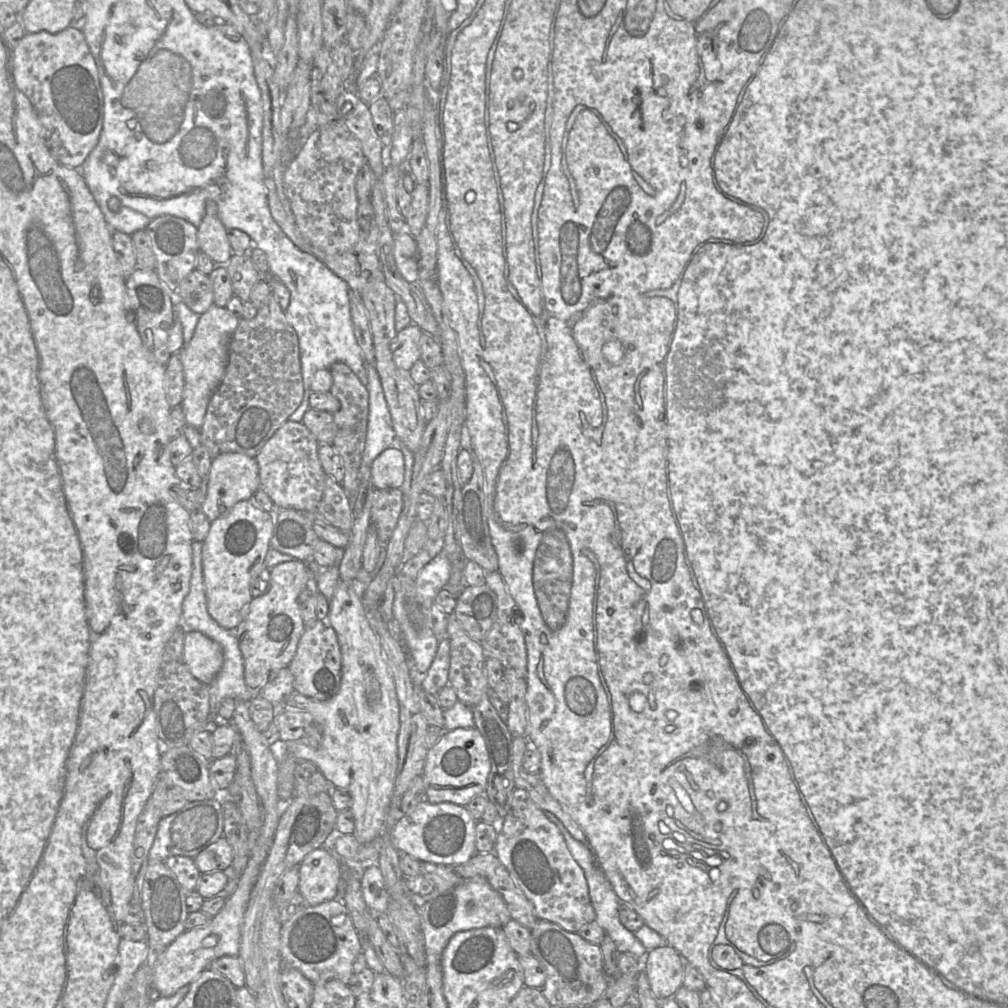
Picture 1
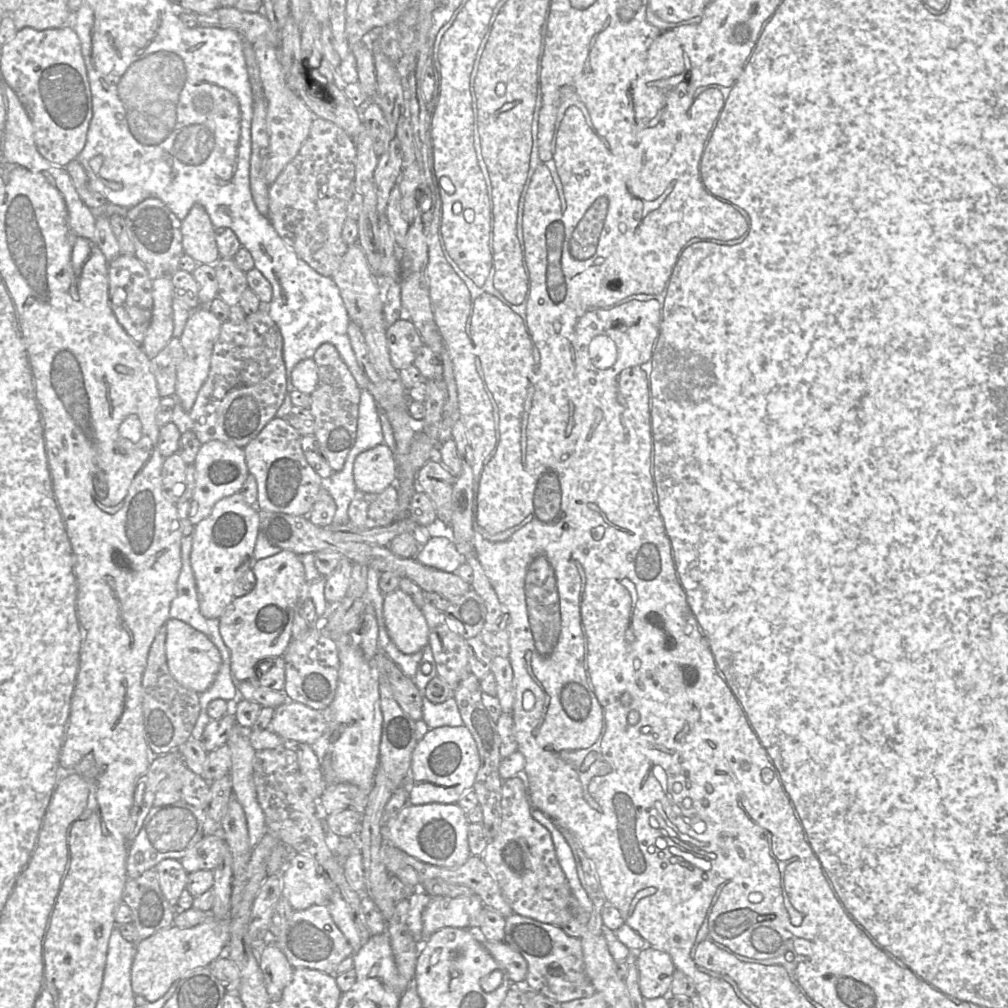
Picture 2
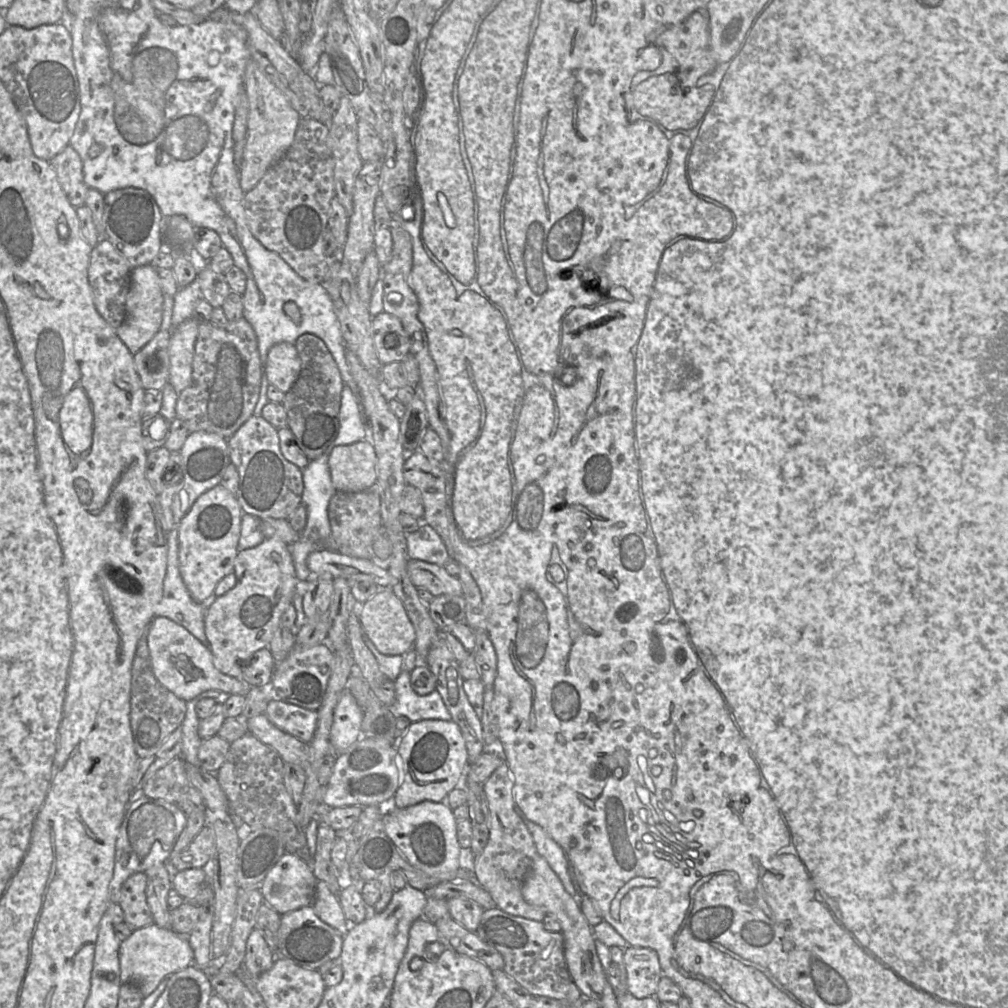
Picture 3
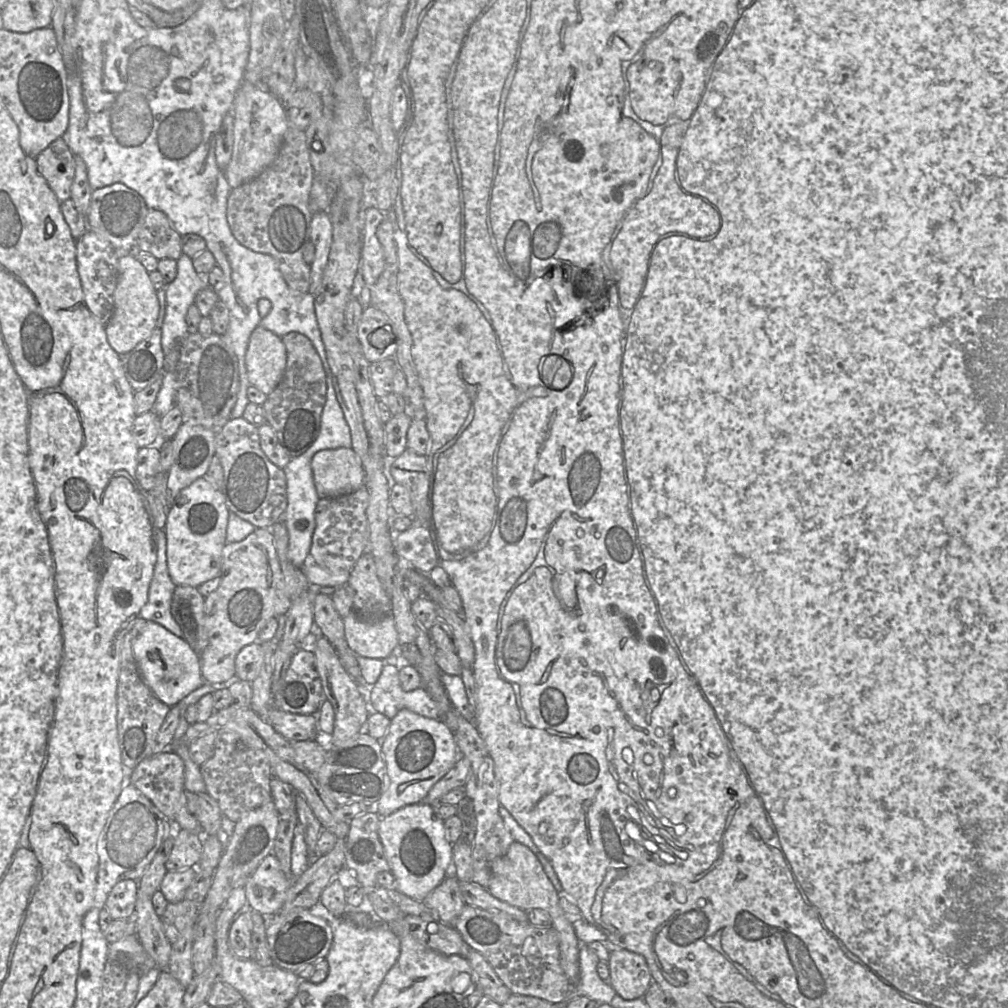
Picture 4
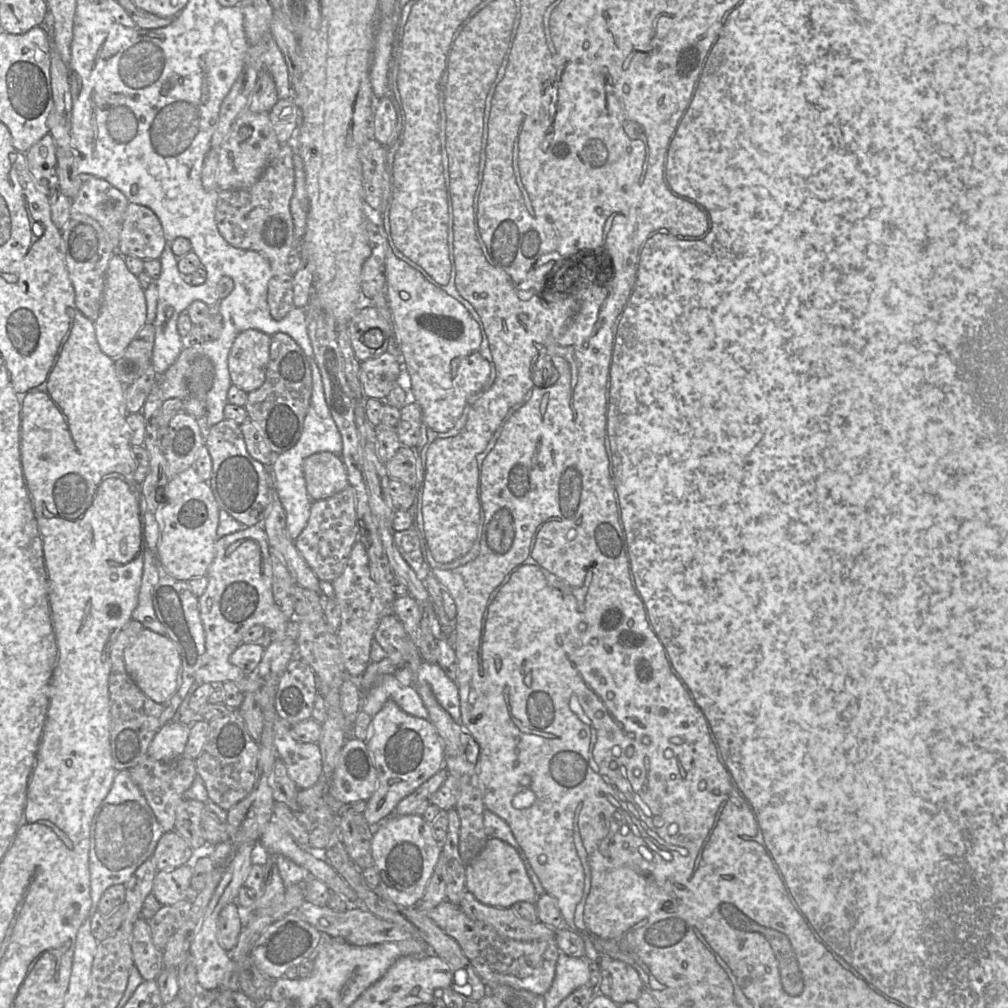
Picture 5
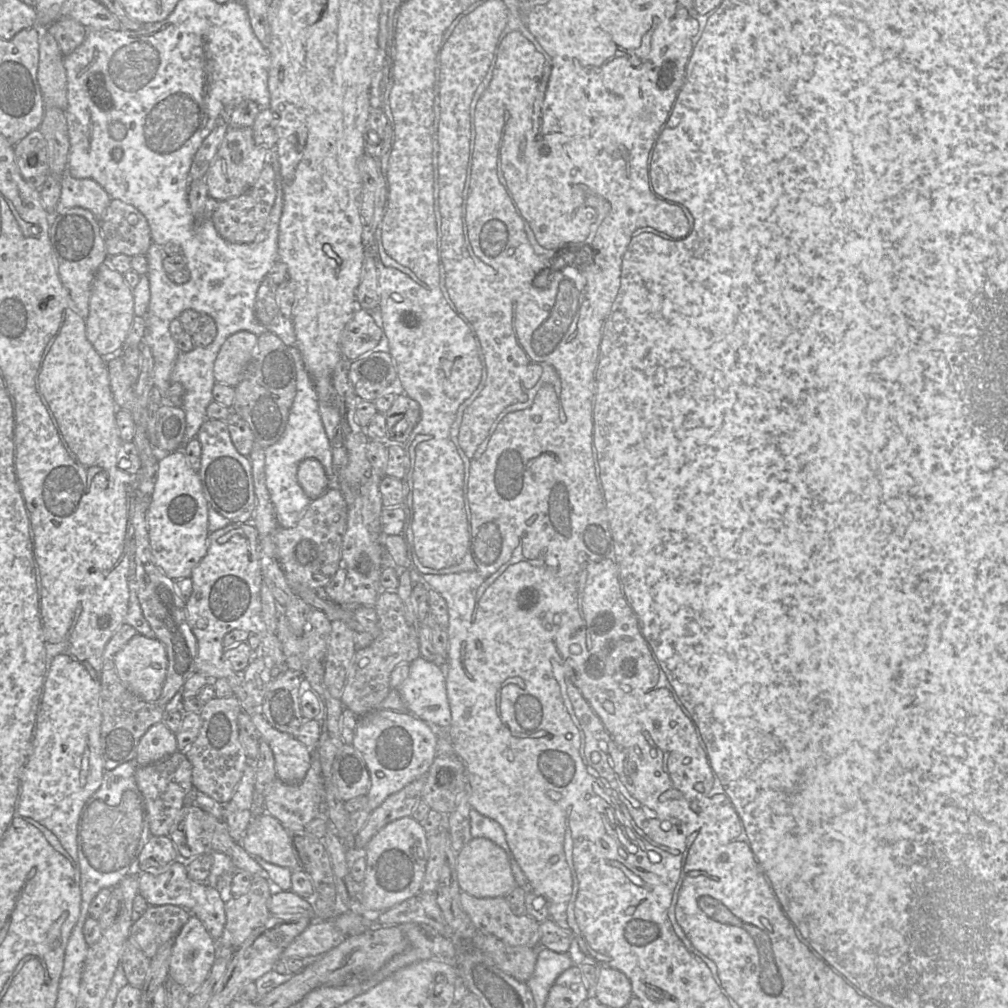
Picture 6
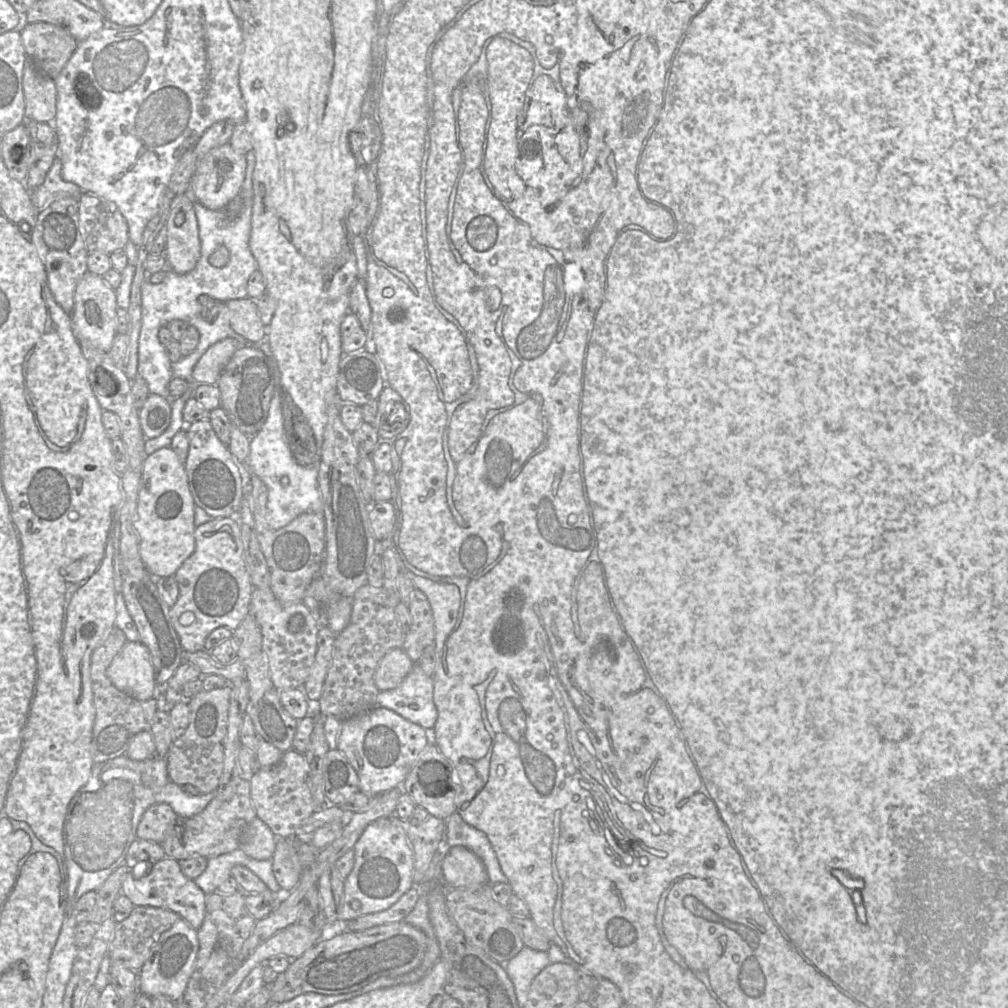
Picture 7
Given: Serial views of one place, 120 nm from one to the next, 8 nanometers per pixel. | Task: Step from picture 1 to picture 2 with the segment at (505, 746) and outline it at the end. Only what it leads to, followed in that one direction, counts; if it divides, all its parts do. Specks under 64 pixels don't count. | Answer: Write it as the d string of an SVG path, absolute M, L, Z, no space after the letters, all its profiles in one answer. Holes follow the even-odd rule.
M469 675L453 691L452 698L456 701L463 725L470 731L477 745L480 767L472 790L477 796L478 805L481 807L483 814L482 825L490 842L496 836L501 821L501 797L504 779L499 774L499 765L504 758L500 753L501 737L498 732L497 722L494 721L484 706L482 694L479 679L474 675Z

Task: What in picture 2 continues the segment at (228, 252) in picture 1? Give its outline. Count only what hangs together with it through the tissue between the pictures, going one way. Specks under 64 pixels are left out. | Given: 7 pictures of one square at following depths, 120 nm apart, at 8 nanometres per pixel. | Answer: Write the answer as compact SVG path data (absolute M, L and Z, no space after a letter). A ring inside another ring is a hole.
M195 205L181 224L184 253L198 264L213 265L219 258L215 227L203 206Z

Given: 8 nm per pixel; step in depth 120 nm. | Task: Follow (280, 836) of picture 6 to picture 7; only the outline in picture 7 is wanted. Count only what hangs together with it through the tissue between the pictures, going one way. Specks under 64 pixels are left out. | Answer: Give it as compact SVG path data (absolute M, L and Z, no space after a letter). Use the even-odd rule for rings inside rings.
M255 817L248 825L239 849L251 858L271 860L276 841L277 836L273 834L269 826L258 817Z

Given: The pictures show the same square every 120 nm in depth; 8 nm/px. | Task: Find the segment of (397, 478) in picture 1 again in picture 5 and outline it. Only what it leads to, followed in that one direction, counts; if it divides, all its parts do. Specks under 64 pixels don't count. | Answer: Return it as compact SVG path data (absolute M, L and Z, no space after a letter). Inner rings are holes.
M318 452L305 458L303 473L312 501L332 497L349 486L343 460L330 452Z

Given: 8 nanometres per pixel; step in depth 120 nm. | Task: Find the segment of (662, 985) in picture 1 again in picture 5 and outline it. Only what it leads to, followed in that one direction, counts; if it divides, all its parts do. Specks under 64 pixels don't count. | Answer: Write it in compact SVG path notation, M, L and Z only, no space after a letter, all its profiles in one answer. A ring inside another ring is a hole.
M609 956L599 960L601 981L596 987L598 994L616 1004L635 1002L644 985L639 972L631 965Z

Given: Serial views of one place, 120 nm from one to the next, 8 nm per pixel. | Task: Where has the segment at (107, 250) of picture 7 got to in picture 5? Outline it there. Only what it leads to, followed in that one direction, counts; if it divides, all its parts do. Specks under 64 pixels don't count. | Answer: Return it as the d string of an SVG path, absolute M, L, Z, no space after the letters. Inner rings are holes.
M129 203L124 213L116 252L142 260L159 260L168 246L161 222L148 207Z

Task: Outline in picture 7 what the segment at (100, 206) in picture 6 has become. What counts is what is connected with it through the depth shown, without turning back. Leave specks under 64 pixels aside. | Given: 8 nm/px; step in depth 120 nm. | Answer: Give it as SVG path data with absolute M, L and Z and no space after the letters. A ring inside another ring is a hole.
M56 159L50 167L44 182L37 188L29 190L34 208L46 210L54 201L60 199L78 198L85 193L79 186L67 182L61 175L62 164Z

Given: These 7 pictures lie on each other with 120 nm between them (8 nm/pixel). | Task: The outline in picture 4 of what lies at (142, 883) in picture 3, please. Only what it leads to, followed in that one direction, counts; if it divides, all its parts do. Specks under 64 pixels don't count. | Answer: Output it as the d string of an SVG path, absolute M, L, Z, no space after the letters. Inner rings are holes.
M122 880L110 891L105 902L107 909L113 919L131 920L135 913L138 892L138 881Z

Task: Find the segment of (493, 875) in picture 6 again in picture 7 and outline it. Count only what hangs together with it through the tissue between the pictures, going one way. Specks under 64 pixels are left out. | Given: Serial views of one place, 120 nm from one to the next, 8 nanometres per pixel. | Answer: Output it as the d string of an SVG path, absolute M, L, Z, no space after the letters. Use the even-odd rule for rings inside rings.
M451 847L443 857L441 865L444 883L449 887L489 884L484 863L465 847Z

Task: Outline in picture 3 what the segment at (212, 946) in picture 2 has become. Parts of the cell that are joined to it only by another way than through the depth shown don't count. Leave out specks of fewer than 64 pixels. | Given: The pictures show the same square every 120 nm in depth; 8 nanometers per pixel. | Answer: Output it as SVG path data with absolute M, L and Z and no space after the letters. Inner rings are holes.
M152 924L133 930L131 935L120 943L119 961L121 983L135 985L146 997L163 979L194 965L194 953L187 936L179 935L171 928L160 928Z

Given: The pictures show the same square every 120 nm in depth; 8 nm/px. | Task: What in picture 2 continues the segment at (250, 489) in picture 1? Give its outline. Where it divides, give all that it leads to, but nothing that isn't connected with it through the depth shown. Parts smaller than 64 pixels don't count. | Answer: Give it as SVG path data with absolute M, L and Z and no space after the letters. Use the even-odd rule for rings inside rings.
M217 440L201 445L193 467L195 481L191 498L189 501L177 500L177 507L180 519L189 519L192 524L196 525L211 513L214 505L219 500L239 493L250 474L246 464L244 450Z

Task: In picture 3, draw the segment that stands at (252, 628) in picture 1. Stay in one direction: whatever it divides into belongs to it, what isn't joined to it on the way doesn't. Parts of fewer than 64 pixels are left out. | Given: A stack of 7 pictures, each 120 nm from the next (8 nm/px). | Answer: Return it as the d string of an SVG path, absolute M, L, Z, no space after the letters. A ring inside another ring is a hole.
M265 538L256 547L239 550L233 574L237 579L235 586L208 602L204 626L215 667L227 676L242 679L243 663L256 651L268 647L299 580L289 545L275 538Z

